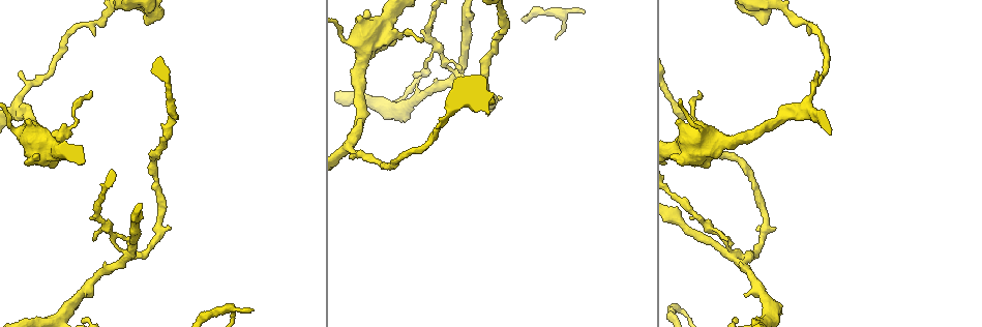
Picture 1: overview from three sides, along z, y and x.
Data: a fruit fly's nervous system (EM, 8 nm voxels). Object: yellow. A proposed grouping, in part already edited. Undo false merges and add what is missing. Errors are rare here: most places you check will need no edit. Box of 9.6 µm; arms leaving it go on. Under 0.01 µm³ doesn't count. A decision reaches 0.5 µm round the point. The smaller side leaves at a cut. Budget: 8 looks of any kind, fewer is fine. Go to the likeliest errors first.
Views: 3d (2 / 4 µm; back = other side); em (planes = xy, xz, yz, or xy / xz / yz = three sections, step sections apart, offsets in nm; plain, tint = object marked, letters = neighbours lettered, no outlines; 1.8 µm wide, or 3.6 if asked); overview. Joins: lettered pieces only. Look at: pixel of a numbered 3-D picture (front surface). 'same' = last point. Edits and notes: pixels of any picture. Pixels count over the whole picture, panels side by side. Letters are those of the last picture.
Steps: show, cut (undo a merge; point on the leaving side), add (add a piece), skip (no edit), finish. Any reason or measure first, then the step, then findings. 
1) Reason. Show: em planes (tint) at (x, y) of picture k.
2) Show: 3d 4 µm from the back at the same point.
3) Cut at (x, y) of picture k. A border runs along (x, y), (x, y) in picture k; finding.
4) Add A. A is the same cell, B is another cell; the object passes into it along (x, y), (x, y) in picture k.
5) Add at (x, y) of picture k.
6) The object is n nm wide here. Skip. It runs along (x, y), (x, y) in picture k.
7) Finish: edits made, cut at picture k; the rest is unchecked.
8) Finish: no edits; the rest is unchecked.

Tapers out. Show: 3d 4 µm at (250, 313) of picture 1.

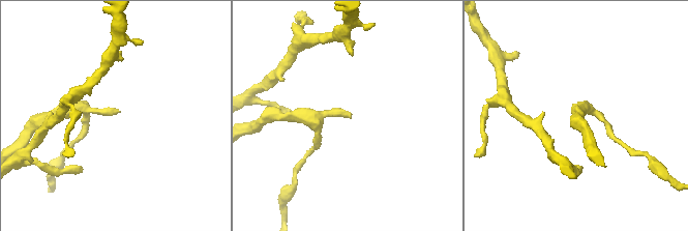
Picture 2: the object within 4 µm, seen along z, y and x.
Now the EM. Show: em yz step 8 (letters) at (116, 111) of picture 2.

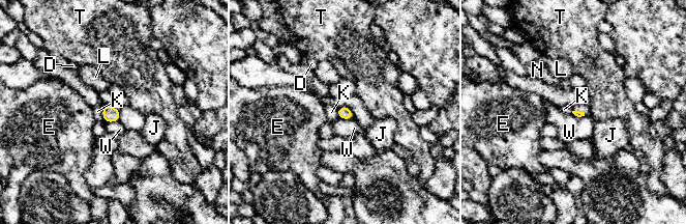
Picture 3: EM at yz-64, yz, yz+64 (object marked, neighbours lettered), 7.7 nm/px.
Show: em planes (letters) at the same point.

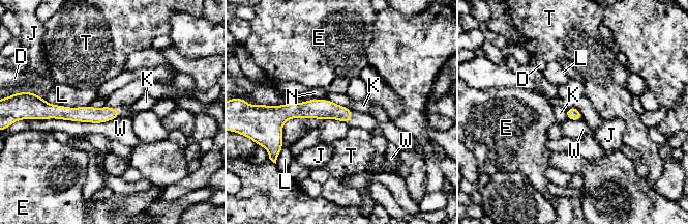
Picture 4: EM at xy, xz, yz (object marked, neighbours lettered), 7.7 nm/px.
The object is 100 nm wide here. Skip. D, E, J, K, L, N, T and W are other cells; it runs along (279, 108), (282, 110), (349, 112) in picture 4; no lettered piece goes on from it.

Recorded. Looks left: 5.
Show: 3d 4 µm at (762, 25) of picture 1.

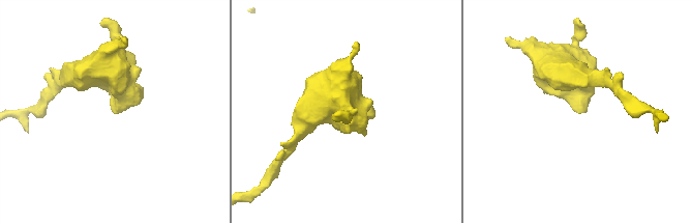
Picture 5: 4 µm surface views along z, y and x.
Show: em 3.6 µm xz step 16 (tint) at (579, 112) of picture 5.

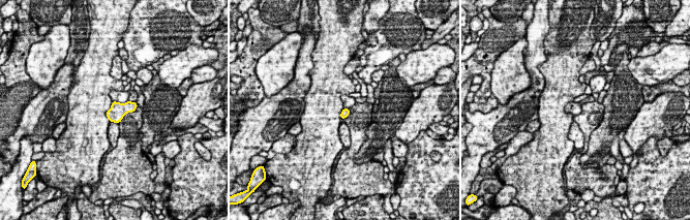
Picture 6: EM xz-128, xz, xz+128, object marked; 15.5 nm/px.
Show: em 3.6 µm planes (letters) at the same point.

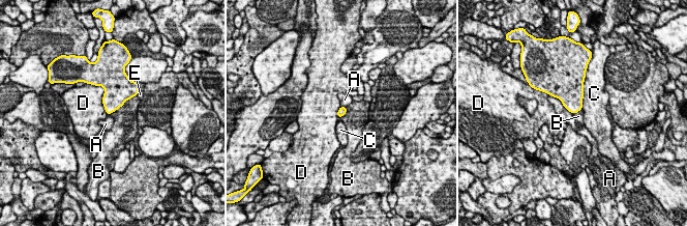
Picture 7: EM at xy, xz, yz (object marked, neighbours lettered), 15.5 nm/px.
Skip. A, B, C, D and E are other cells; a border runs along (136, 94), (109, 114) in picture 7; no lettered piece goes on from it.

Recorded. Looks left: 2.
Thick end. Show: em 3.6 µm xy step 16 (tint) at (680, 119) of picture 1.

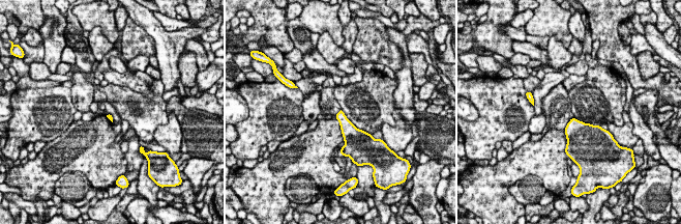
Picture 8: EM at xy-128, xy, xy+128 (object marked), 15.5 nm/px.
Show: em 3.6 µm planes (letters) at the same point.

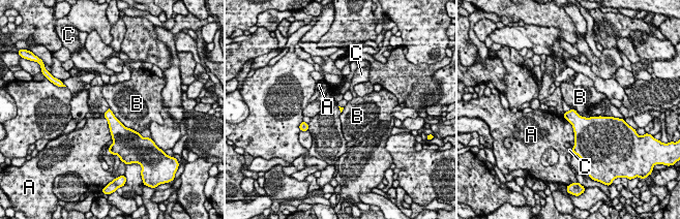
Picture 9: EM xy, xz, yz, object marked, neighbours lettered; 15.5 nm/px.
Skip. A, B and C are other cells; a border runs along (109, 108), (125, 126), (137, 132) in picture 9; no lettered piece goes on from it.

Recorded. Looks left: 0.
Finish: no edits; the rest is unchecked.

